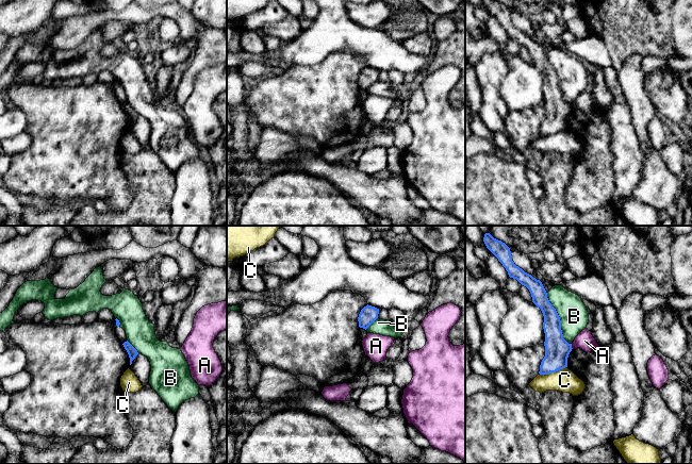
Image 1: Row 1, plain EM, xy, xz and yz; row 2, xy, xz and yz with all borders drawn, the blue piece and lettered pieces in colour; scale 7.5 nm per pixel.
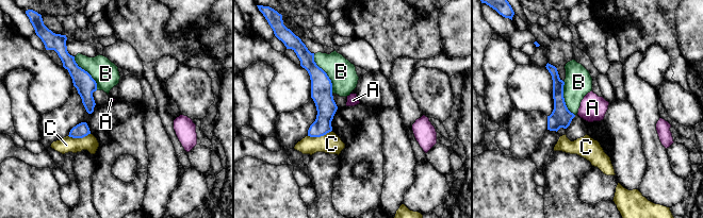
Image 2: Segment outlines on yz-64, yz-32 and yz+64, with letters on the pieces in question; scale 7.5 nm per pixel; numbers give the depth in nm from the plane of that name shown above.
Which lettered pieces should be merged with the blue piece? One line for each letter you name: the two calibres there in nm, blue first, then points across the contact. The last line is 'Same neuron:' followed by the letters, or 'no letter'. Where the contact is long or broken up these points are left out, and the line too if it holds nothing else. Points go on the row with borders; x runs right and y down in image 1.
Same neuron: no letter

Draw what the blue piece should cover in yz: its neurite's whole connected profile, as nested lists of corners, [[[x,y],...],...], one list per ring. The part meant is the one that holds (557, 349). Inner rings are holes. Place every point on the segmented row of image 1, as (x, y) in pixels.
[[[490,233],[484,234],[483,242],[487,248],[506,268],[509,277],[516,279],[529,289],[532,302],[540,308],[543,313],[545,357],[541,362],[539,374],[548,375],[567,367],[567,358],[573,349],[572,344],[569,344],[563,338],[560,317],[549,302],[542,282],[514,264],[510,248],[505,243],[494,238]]]

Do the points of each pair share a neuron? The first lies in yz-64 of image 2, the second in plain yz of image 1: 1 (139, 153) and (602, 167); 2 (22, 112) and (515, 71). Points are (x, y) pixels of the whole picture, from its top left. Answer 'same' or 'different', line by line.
1: same
2: different

